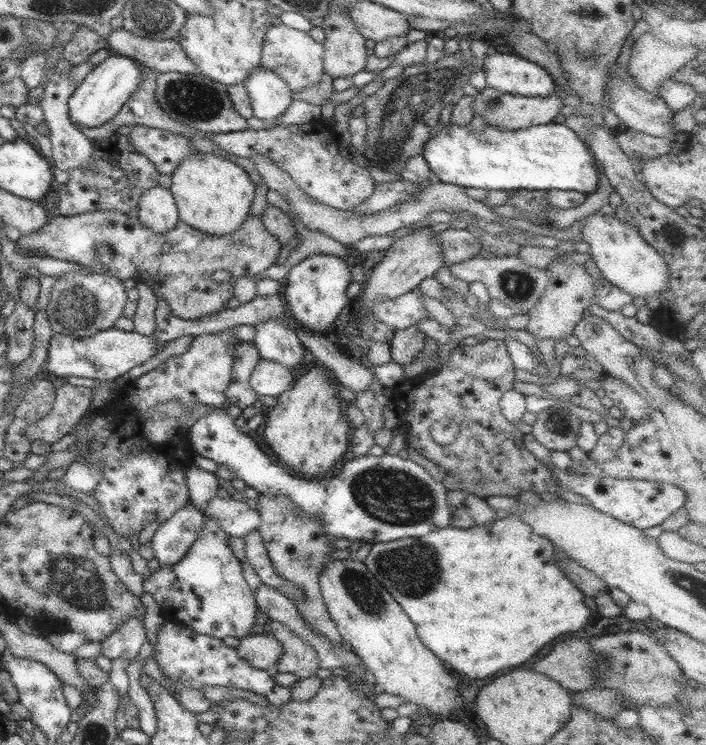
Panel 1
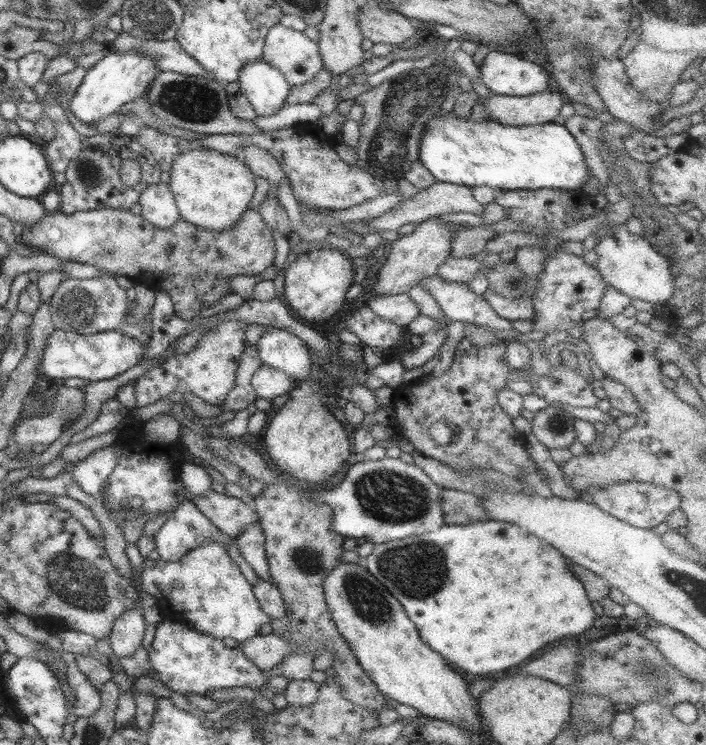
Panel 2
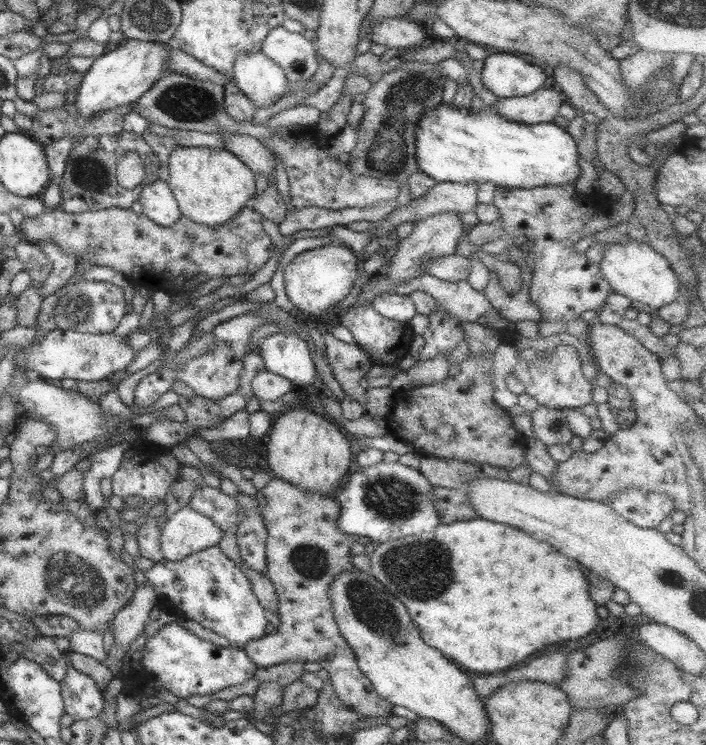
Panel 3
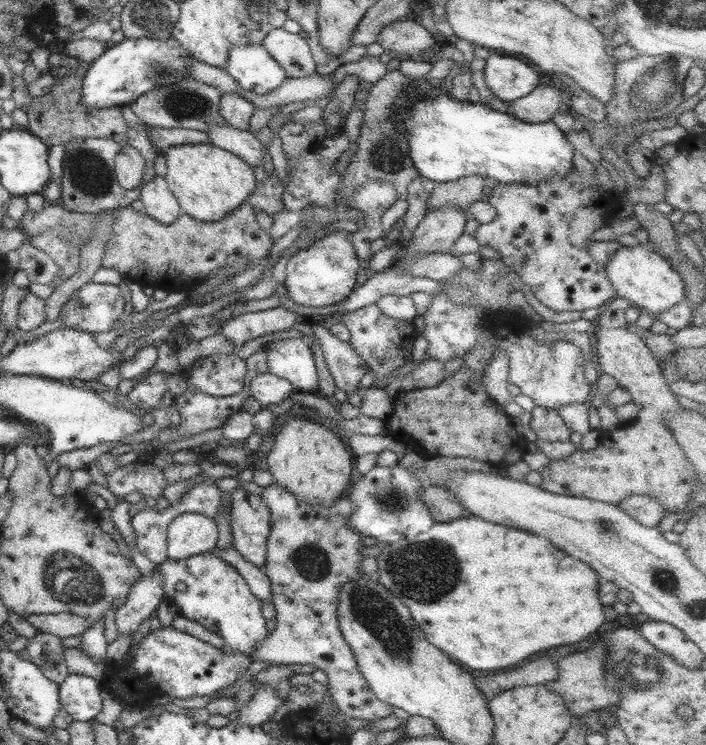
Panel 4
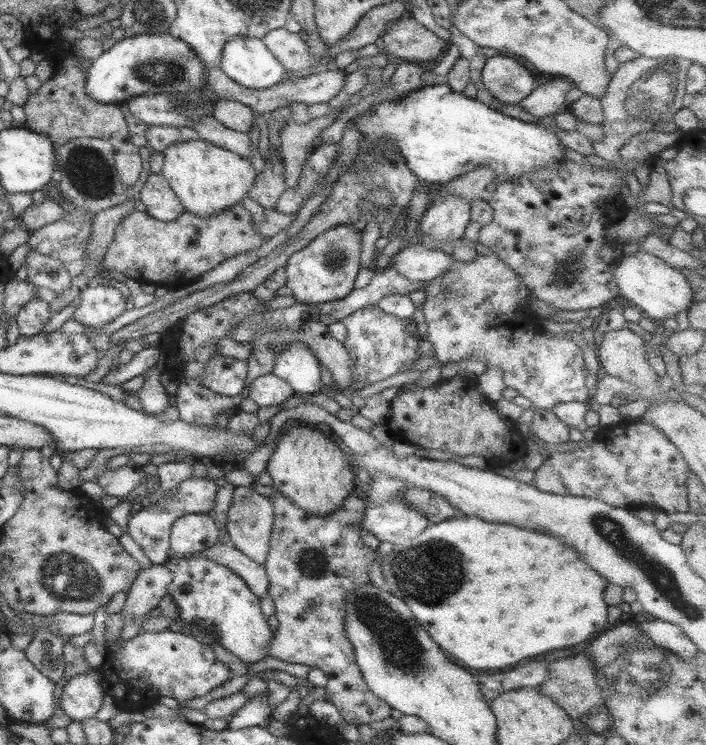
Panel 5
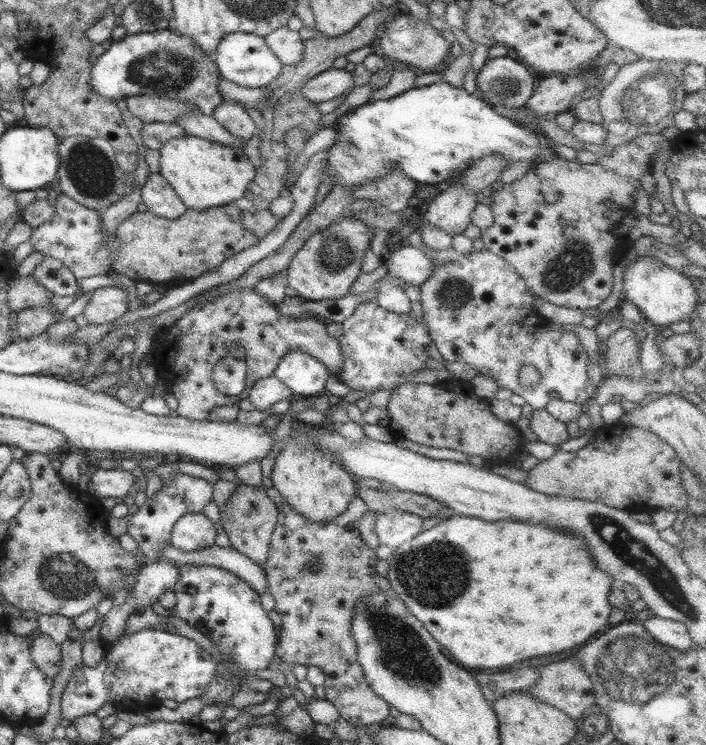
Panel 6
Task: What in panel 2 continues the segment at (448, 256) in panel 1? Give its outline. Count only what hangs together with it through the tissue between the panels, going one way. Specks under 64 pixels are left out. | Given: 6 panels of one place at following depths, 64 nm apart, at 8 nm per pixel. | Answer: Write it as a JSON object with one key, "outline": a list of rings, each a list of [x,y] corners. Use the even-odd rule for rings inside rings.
{"outline":[[[491,226],[464,227],[458,229],[450,243],[450,257],[466,258],[482,252],[486,243],[496,236]]]}

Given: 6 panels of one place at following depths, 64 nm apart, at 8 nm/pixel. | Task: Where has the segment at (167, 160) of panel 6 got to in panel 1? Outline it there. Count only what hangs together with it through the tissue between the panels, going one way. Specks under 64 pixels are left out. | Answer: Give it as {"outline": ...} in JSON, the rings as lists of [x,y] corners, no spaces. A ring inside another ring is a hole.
{"outline":[[[208,152],[184,156],[172,172],[171,193],[179,213],[179,220],[208,234],[224,236],[240,228],[249,216],[254,200],[255,184],[250,174],[236,162]]]}

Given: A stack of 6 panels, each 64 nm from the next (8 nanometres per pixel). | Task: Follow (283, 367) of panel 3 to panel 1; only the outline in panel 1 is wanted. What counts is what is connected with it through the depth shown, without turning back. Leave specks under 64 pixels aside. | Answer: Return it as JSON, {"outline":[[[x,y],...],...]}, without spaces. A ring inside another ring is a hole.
{"outline":[[[268,319],[255,324],[256,334],[253,344],[259,350],[261,358],[276,361],[286,369],[301,375],[305,369],[301,362],[304,358],[305,348],[288,325],[280,319]]]}

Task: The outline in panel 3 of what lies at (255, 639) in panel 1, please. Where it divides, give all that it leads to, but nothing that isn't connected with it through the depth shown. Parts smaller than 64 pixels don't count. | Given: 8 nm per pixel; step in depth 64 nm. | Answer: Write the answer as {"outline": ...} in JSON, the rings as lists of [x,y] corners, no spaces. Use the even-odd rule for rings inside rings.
{"outline":[[[275,478],[254,498],[268,530],[265,575],[273,582],[278,595],[280,625],[275,633],[250,641],[244,651],[260,668],[294,659],[319,662],[321,668],[330,673],[332,687],[344,707],[365,717],[390,716],[393,714],[392,704],[383,700],[372,688],[334,620],[328,587],[338,573],[356,570],[350,560],[350,547],[358,538],[340,530],[342,508],[333,499],[303,492]]]}

